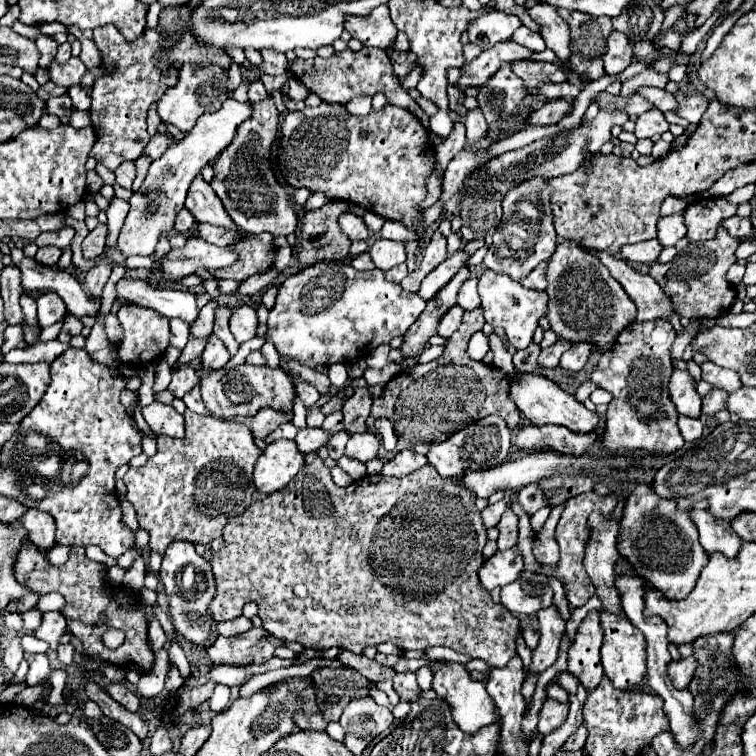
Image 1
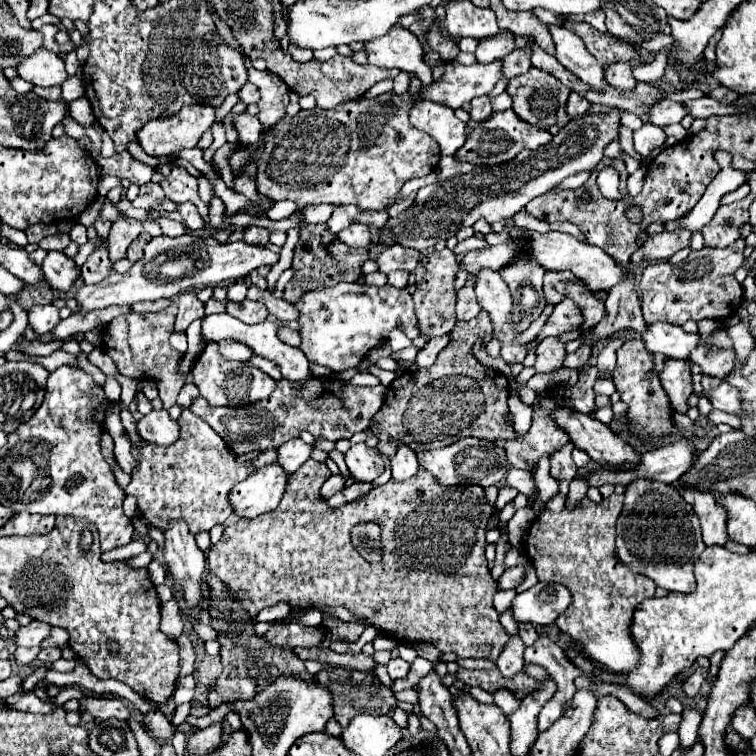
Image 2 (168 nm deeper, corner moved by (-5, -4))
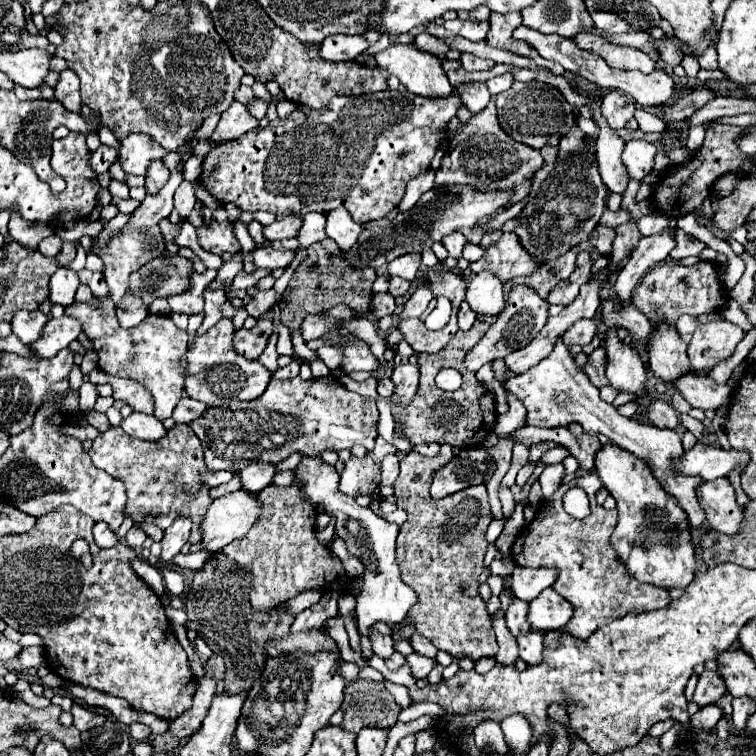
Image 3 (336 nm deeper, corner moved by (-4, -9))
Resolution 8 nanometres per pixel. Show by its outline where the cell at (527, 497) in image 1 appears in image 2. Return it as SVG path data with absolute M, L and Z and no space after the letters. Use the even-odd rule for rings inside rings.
M569 441L559 451L555 452L550 459L550 475L558 481L559 492L564 496L568 494L569 484L577 471L571 456L574 447L574 444Z

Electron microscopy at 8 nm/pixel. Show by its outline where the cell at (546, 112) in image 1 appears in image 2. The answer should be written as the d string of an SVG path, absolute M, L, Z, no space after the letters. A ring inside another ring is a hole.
M502 110L502 112L492 112L488 120L474 124L468 130L466 142L460 146L456 152L458 160L476 164L476 166L494 166L494 164L504 164L518 156L520 150L536 150L540 146L546 146L550 142L550 134L546 130L540 130L536 126L530 126L528 122L522 122L518 116L512 114L512 110Z

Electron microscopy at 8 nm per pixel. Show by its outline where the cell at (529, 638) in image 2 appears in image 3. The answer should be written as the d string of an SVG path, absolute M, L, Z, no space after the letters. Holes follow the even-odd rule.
M513 601L505 613L505 621L507 621L507 627L513 635L529 633L531 625L527 623L527 603L525 601Z

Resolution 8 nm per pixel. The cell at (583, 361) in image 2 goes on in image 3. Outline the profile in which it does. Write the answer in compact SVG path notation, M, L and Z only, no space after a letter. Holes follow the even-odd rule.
M597 347L597 349L589 355L587 365L583 367L583 371L589 375L591 383L597 385L597 387L603 387L603 385L609 383L607 377L605 377L605 363L607 363L607 359L605 359L605 349L603 349L603 347Z

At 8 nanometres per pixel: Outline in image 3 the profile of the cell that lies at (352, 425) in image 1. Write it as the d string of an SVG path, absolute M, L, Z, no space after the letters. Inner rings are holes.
M377 437L377 441L375 441L375 449L371 451L371 457L377 459L377 463L379 463L387 453L395 453L395 447L393 447L391 443L387 443L383 437Z

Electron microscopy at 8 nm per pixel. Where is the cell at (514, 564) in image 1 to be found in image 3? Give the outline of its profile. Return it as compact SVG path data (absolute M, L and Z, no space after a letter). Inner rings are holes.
M515 567L511 575L511 587L517 595L517 599L531 601L535 599L543 589L553 585L557 573L553 569L529 569L529 567Z

